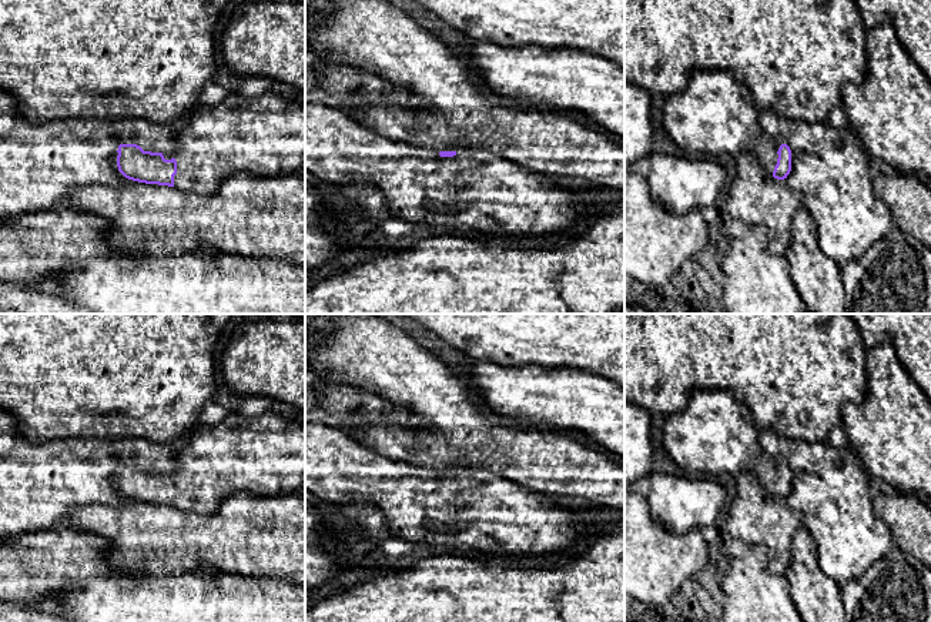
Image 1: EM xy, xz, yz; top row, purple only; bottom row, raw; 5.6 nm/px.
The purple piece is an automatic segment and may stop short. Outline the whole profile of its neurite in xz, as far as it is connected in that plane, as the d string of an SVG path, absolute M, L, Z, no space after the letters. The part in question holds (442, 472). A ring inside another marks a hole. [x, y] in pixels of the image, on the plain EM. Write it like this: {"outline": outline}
{"outline": "M326 314L329 327L308 344L305 375L374 392L422 418L428 428L372 424L351 427L362 445L388 458L456 475L456 468L480 468L525 489L550 496L569 495L606 508L624 509L624 464L585 447L567 432L532 427L493 425L466 378L456 374L413 337L375 314Z"}

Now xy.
{"outline": "M231 408L220 424L197 424L175 445L174 468L170 472L120 464L118 491L133 501L208 515L217 512L222 499L241 492L272 498L305 489L305 424L298 419L285 421L271 411L247 418Z"}

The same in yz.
{"outline": "M696 389L681 411L664 417L663 447L686 475L716 478L721 474L737 476L740 472L751 472L767 492L784 499L791 491L791 469L764 451L758 431L743 417L746 411L729 389Z"}

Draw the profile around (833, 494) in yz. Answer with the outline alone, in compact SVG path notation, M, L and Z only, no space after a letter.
M776 429L758 431L758 442L778 465L790 466L791 491L784 501L803 516L803 524L816 542L816 561L828 578L843 588L888 555L894 539L874 512L875 484L860 466L858 455L850 447L834 448L828 442L788 439Z

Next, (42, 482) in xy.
M0 411L0 541L20 534L70 528L71 514L78 506L103 504L118 505L130 501L117 486L120 464L137 464L144 471L170 472L174 468L177 445L161 445L144 438L87 438L70 437L50 441L31 441L19 431L17 419Z

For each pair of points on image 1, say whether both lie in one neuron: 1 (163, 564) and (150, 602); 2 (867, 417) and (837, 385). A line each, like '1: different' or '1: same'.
1: different
2: different

